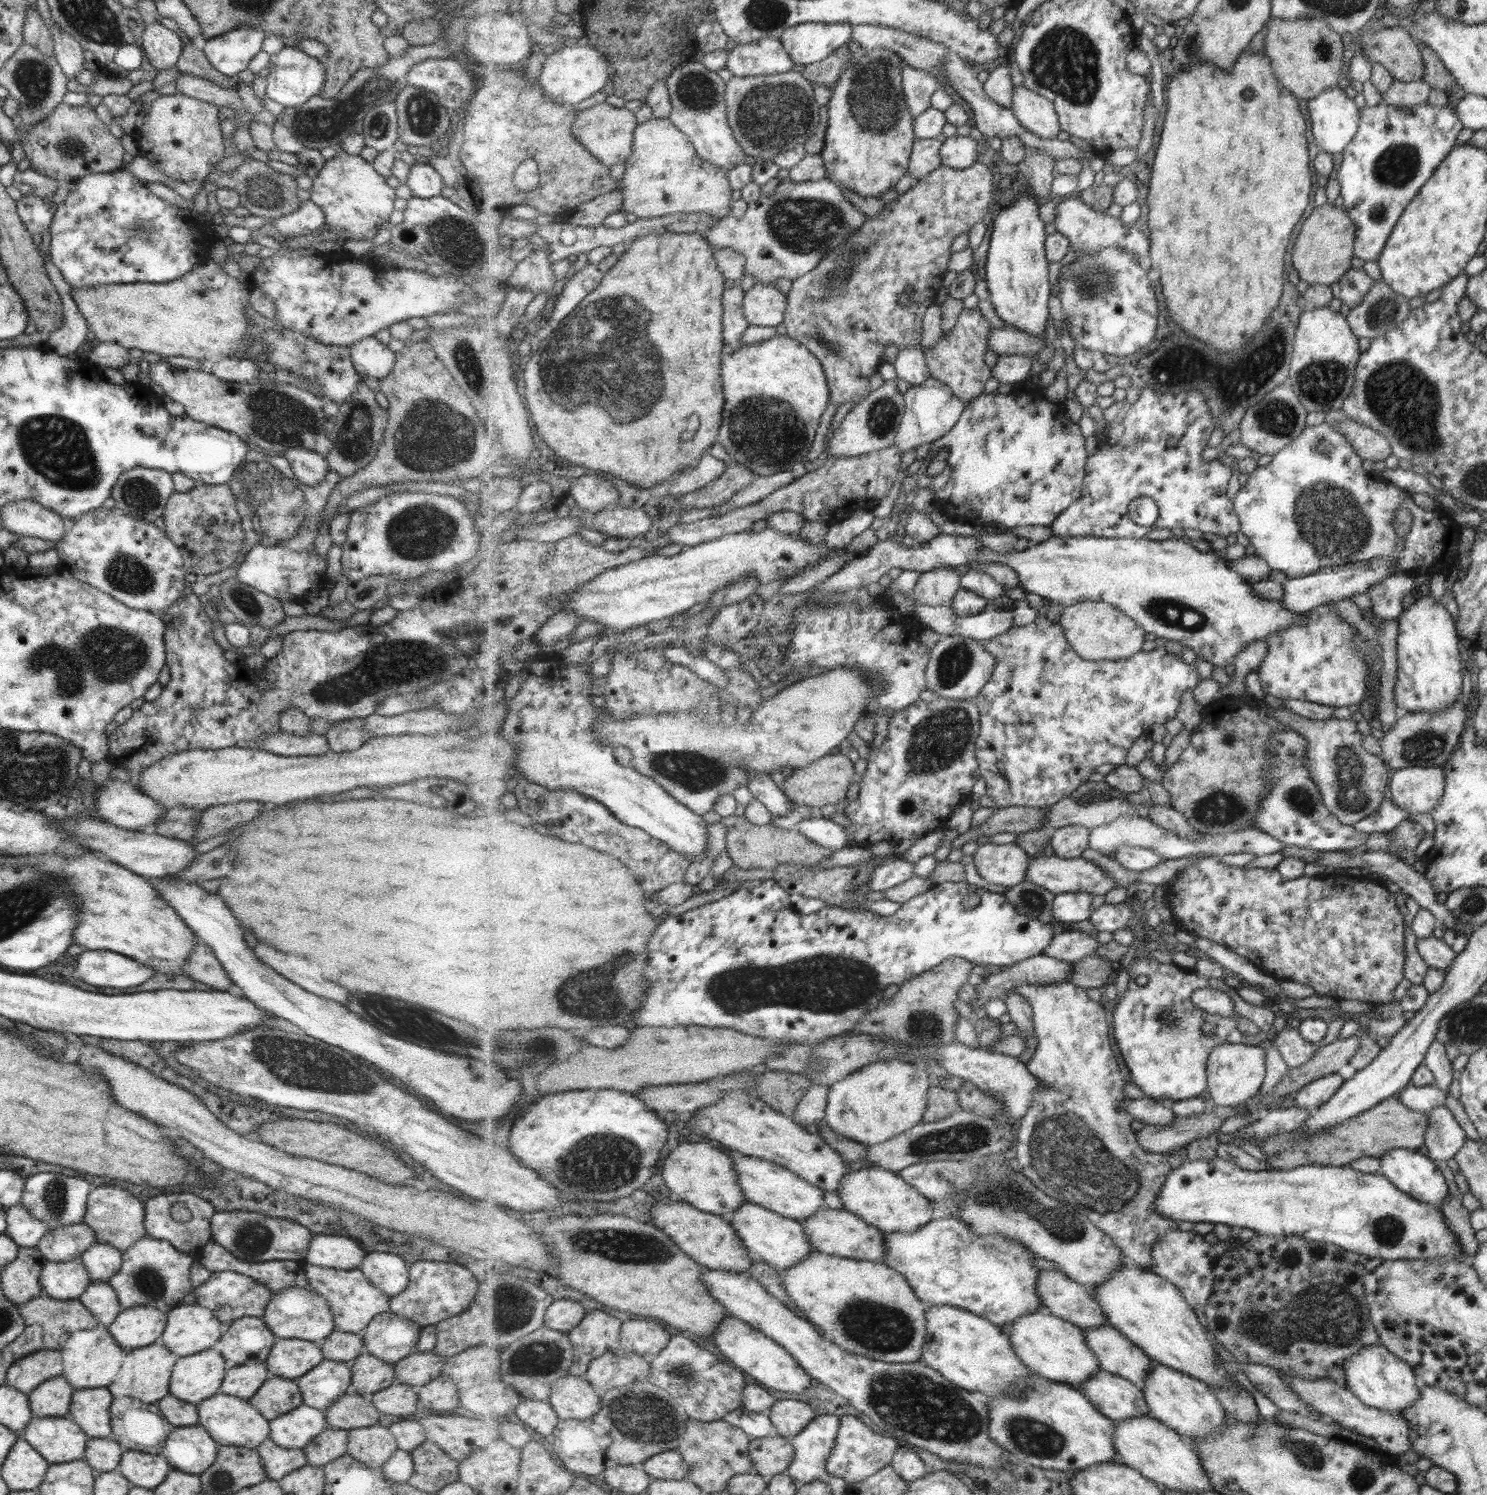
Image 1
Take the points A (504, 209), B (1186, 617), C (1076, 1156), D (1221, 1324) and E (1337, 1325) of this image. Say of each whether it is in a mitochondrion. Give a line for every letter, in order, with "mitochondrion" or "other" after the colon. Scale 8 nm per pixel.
A: other
B: mitochondrion
C: mitochondrion
D: other
E: mitochondrion

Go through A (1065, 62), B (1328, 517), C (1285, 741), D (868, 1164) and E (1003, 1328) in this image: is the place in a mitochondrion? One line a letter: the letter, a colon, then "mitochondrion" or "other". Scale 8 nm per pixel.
A: mitochondrion
B: mitochondrion
C: other
D: other
E: other

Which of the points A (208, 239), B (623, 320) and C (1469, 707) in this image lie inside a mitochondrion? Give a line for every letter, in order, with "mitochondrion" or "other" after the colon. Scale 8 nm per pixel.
A: other
B: mitochondrion
C: other

